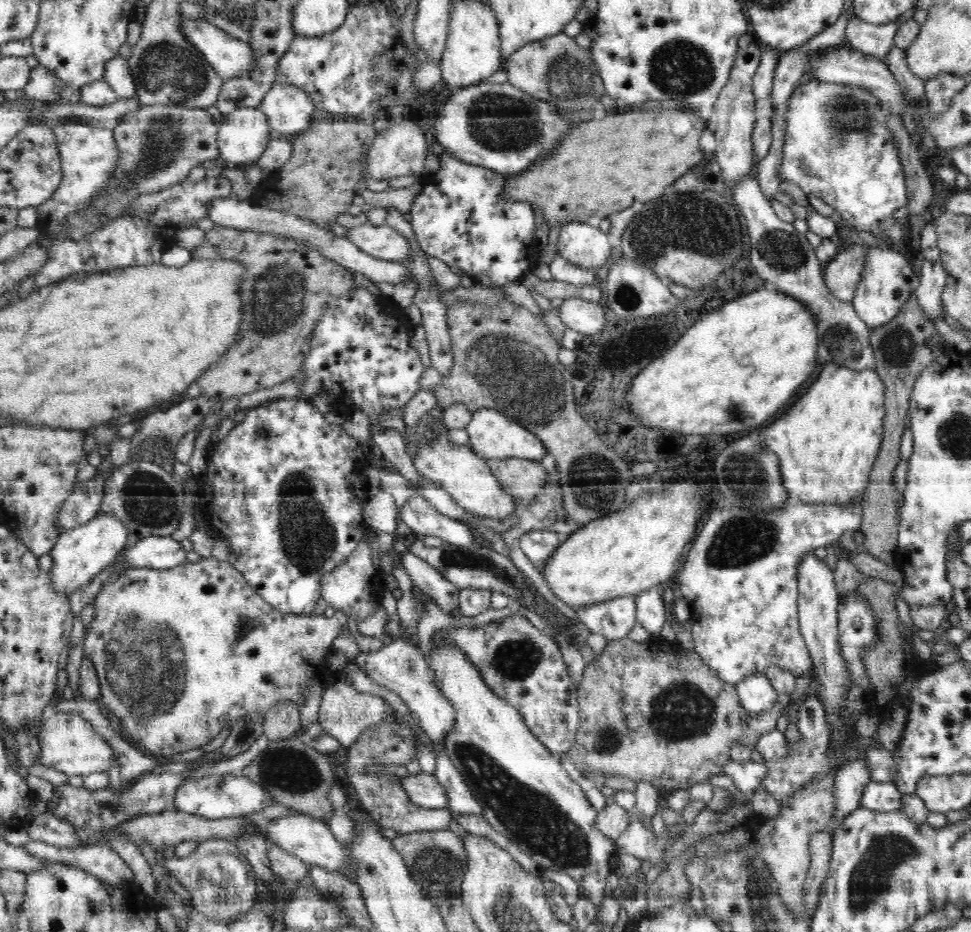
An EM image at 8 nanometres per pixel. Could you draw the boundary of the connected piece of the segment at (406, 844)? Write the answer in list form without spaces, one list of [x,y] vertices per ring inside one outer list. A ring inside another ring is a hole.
[[[450,829],[436,832],[413,832],[400,834],[393,840],[394,848],[402,856],[411,879],[433,894],[432,900],[460,899],[463,874],[468,863],[463,840]]]

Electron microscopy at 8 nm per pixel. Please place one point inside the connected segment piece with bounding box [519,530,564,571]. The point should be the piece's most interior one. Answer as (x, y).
(538, 545)

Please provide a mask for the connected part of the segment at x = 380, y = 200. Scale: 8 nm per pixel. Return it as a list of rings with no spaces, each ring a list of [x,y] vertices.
[[[420,180],[406,188],[388,187],[384,191],[376,192],[367,190],[361,196],[373,208],[388,208],[388,206],[399,210],[402,213],[409,212],[414,198],[417,198],[418,192],[422,192]]]

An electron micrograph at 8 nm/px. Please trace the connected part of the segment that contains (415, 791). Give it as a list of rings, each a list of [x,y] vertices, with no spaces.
[[[420,772],[404,778],[398,778],[402,789],[408,793],[412,802],[431,810],[447,810],[448,795],[436,777],[430,773]]]

